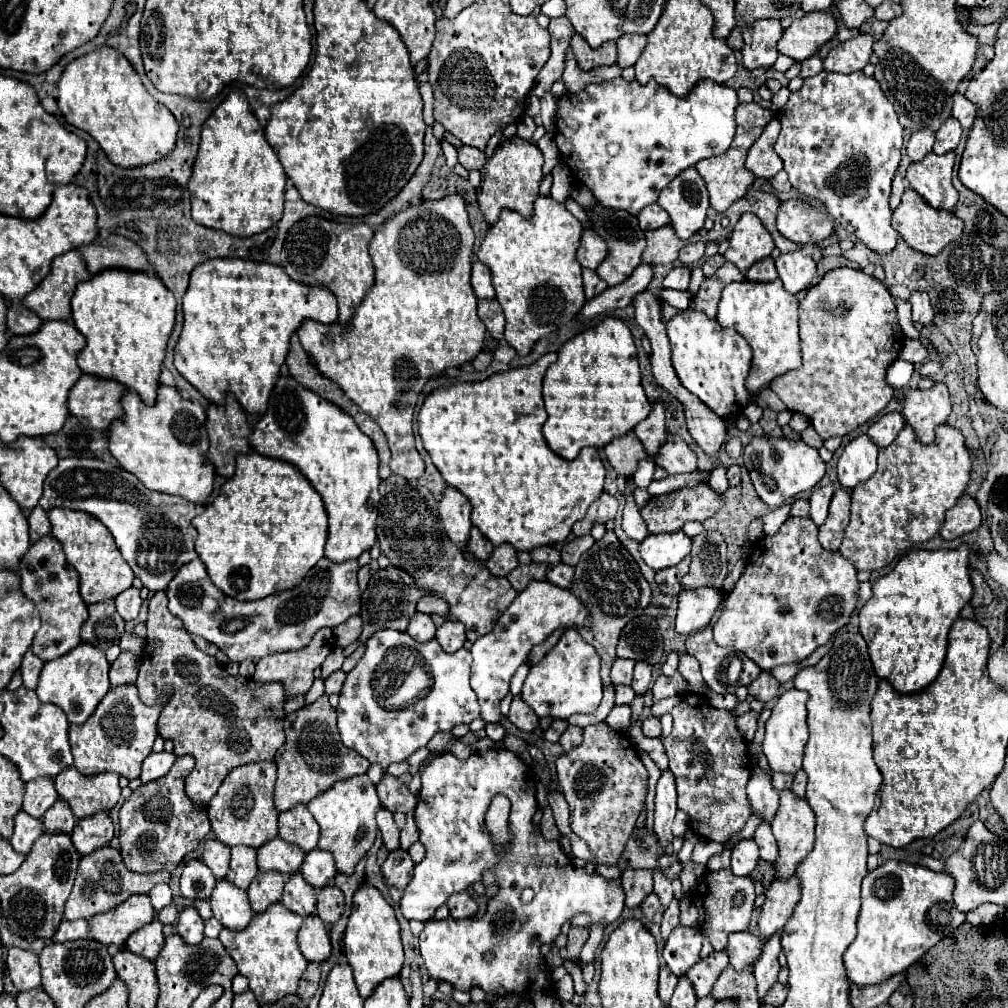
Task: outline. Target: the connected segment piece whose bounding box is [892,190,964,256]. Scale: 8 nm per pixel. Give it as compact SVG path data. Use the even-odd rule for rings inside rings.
M906 190L902 196L900 206L892 212L892 228L906 240L908 246L912 246L914 250L934 256L938 252L942 252L942 248L946 244L950 244L952 240L956 240L962 230L964 230L964 222L960 218L956 218L952 212L942 212L932 208L930 204L926 204L918 192L914 190Z

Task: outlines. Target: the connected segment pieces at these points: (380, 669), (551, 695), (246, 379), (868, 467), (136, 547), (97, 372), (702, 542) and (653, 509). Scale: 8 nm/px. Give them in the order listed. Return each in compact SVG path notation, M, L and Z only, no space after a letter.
M380 630L376 632L372 638L368 638L366 642L366 652L364 656L358 660L358 664L348 672L346 676L346 682L340 690L340 704L338 704L338 732L342 736L342 742L350 748L350 750L356 750L358 754L362 754L368 762L376 762L380 764L382 768L388 768L392 762L402 762L406 756L410 756L412 752L416 752L418 748L426 746L426 742L436 734L436 732L448 732L452 730L456 724L470 724L474 718L480 716L480 706L478 706L478 698L474 694L474 690L470 688L470 652L466 648L460 648L458 652L454 654L448 654L442 650L442 646L436 642L436 640L430 640L430 642L416 642L412 640L406 632L398 632L398 630Z
M564 630L558 644L530 668L530 674L522 688L522 700L536 712L538 718L562 718L568 720L572 714L592 714L602 700L600 680L600 656L592 644L588 644L578 630Z
M240 258L208 260L194 268L184 294L184 330L176 346L174 366L212 404L224 404L226 394L232 392L246 412L262 416L266 412L270 392L280 378L280 366L288 356L290 336L304 320L316 320L322 324L338 322L334 294L320 286L292 282L282 266Z
M866 434L854 438L838 460L838 482L852 492L876 472L876 456L878 446Z
M62 458L46 476L40 506L44 510L82 510L106 524L124 560L150 592L166 590L178 568L198 556L194 550L196 528L192 526L192 518L198 514L196 504L148 490L130 472L98 458Z
M104 270L92 276L88 282L78 284L72 296L72 320L74 326L84 334L86 348L78 354L78 366L84 374L118 380L126 388L138 392L146 406L154 406L156 390L160 386L160 370L166 356L166 346L176 324L176 298L158 276L128 270Z
M702 532L692 540L690 572L682 578L682 590L710 586L722 590L728 574L726 542L718 532Z
M708 484L696 488L680 488L666 496L660 496L656 504L646 504L640 514L652 534L676 532L688 520L704 522L712 514L724 508L724 498L708 488Z

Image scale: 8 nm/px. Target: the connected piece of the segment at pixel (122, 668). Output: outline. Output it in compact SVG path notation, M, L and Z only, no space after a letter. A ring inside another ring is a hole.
M122 652L118 660L110 666L110 684L112 688L124 686L124 684L134 684L138 676L138 666L140 666L140 656L132 652Z

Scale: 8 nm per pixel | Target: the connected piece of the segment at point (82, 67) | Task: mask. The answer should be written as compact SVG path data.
M102 46L70 62L60 78L56 100L64 120L88 132L116 166L146 166L166 158L176 146L176 118L148 94L130 62L114 48Z

